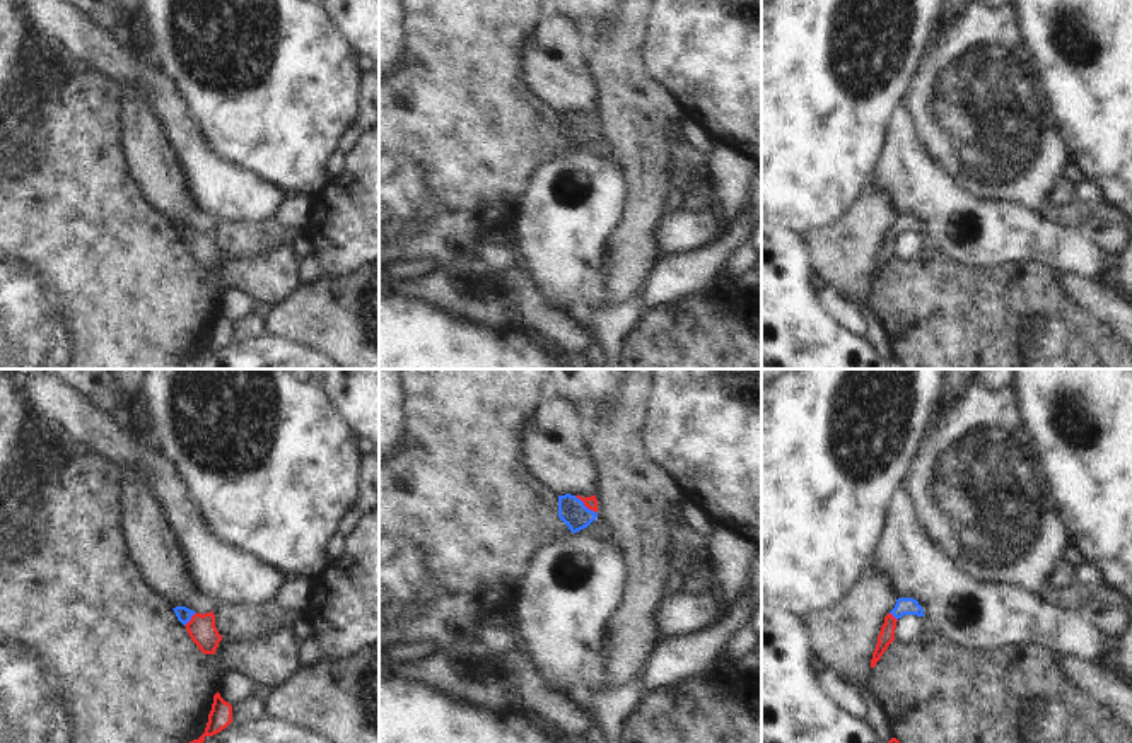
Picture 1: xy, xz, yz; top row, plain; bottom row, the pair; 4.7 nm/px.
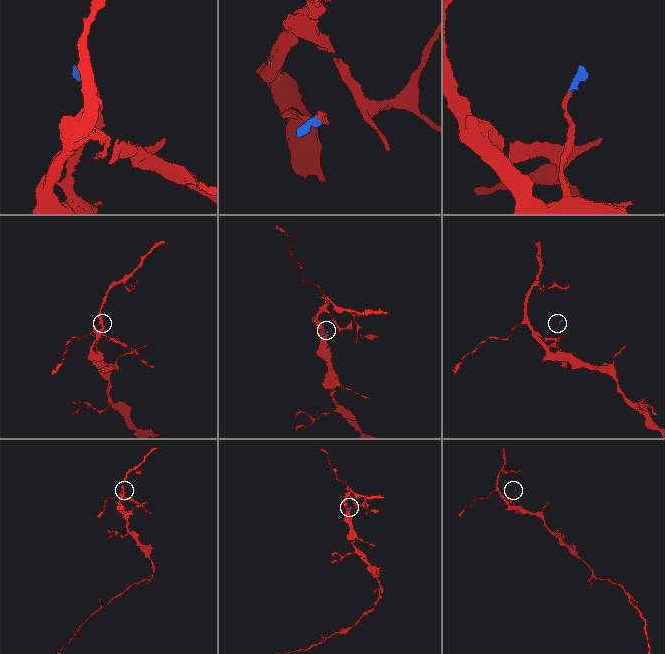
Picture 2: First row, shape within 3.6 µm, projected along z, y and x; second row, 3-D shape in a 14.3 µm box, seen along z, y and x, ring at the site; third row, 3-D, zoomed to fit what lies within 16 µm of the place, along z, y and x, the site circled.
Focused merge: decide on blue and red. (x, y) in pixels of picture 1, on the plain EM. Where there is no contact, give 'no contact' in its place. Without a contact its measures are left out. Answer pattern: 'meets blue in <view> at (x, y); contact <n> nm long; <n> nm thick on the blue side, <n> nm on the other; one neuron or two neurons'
meets blue in xz at (584, 123); contact 140 nm long; 130 nm thick on the blue side, 60 nm on the other; one neuron

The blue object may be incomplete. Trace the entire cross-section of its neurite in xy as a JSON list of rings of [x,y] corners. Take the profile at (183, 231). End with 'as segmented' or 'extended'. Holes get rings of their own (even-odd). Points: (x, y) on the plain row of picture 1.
[[[186,224],[172,225],[178,237],[186,244],[191,258],[198,263],[203,272],[215,272],[222,253],[215,244],[215,232],[210,231],[196,231]]]; extended

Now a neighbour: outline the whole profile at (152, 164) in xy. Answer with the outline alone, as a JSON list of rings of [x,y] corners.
[[[126,94],[120,121],[126,167],[142,198],[172,225],[186,224],[201,232],[210,231],[215,220],[195,203],[184,171],[149,101]]]

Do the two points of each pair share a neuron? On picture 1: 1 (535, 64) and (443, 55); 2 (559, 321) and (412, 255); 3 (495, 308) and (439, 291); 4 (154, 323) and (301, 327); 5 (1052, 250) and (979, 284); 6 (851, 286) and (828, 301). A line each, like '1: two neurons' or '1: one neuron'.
1: two neurons
2: two neurons
3: one neuron
4: two neurons
5: two neurons
6: two neurons

